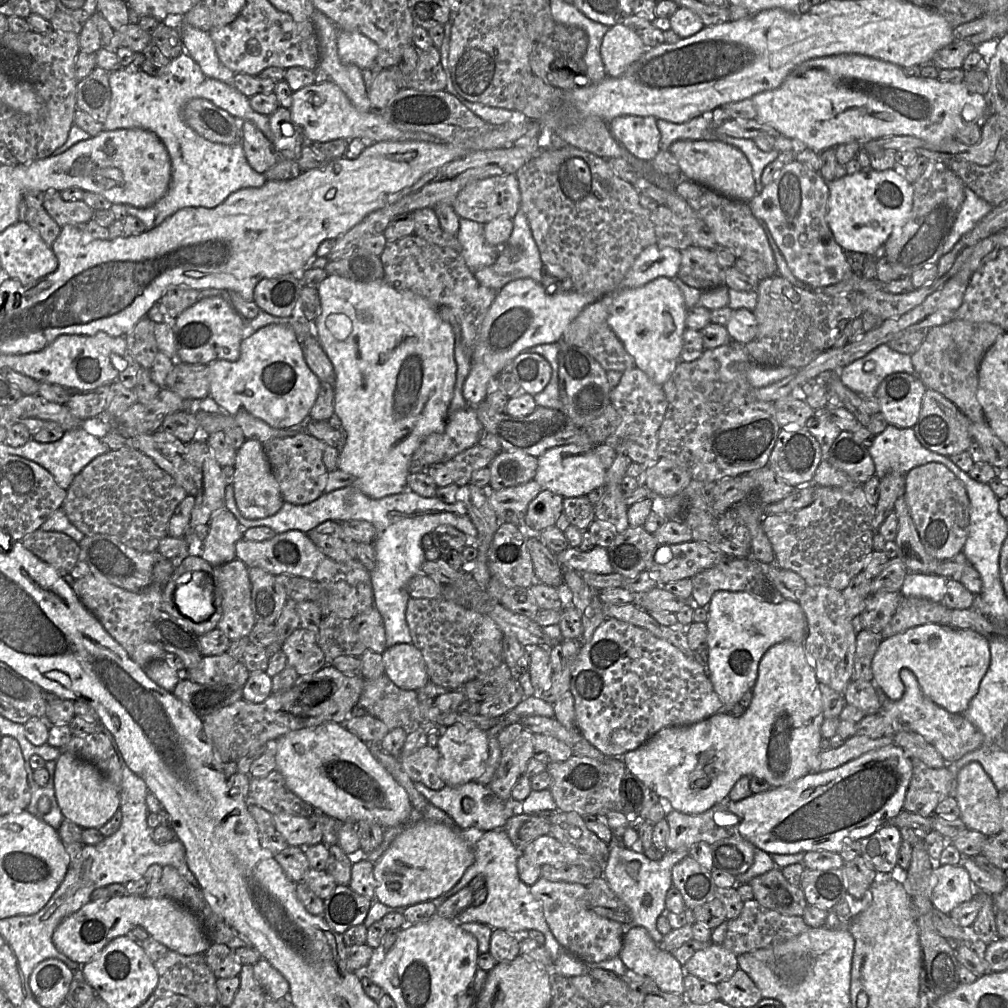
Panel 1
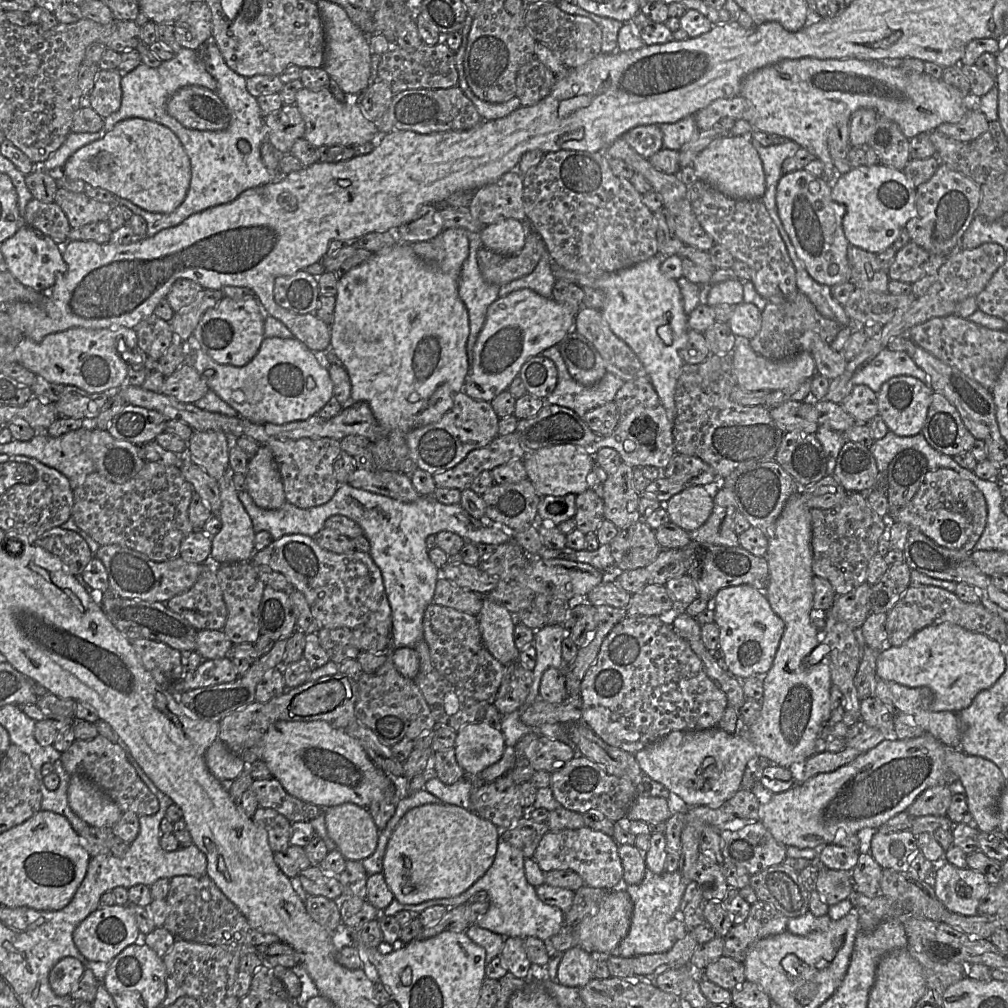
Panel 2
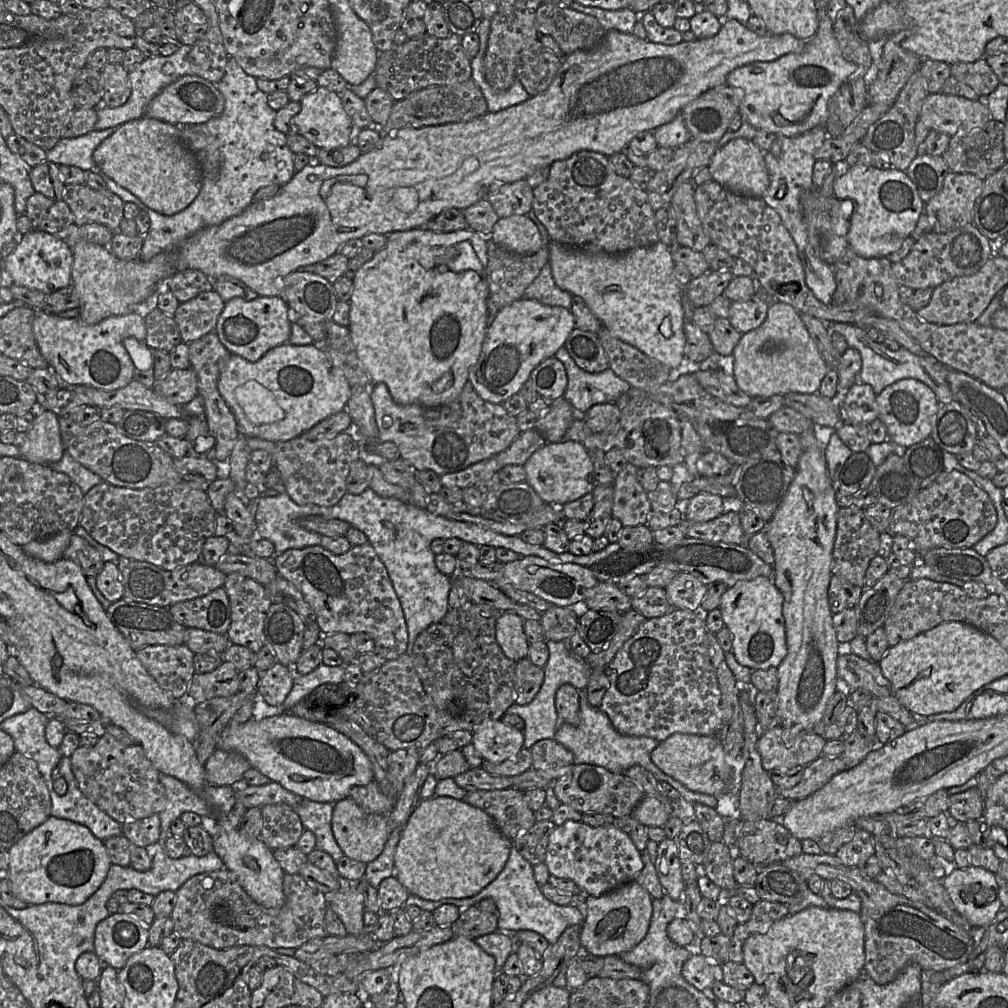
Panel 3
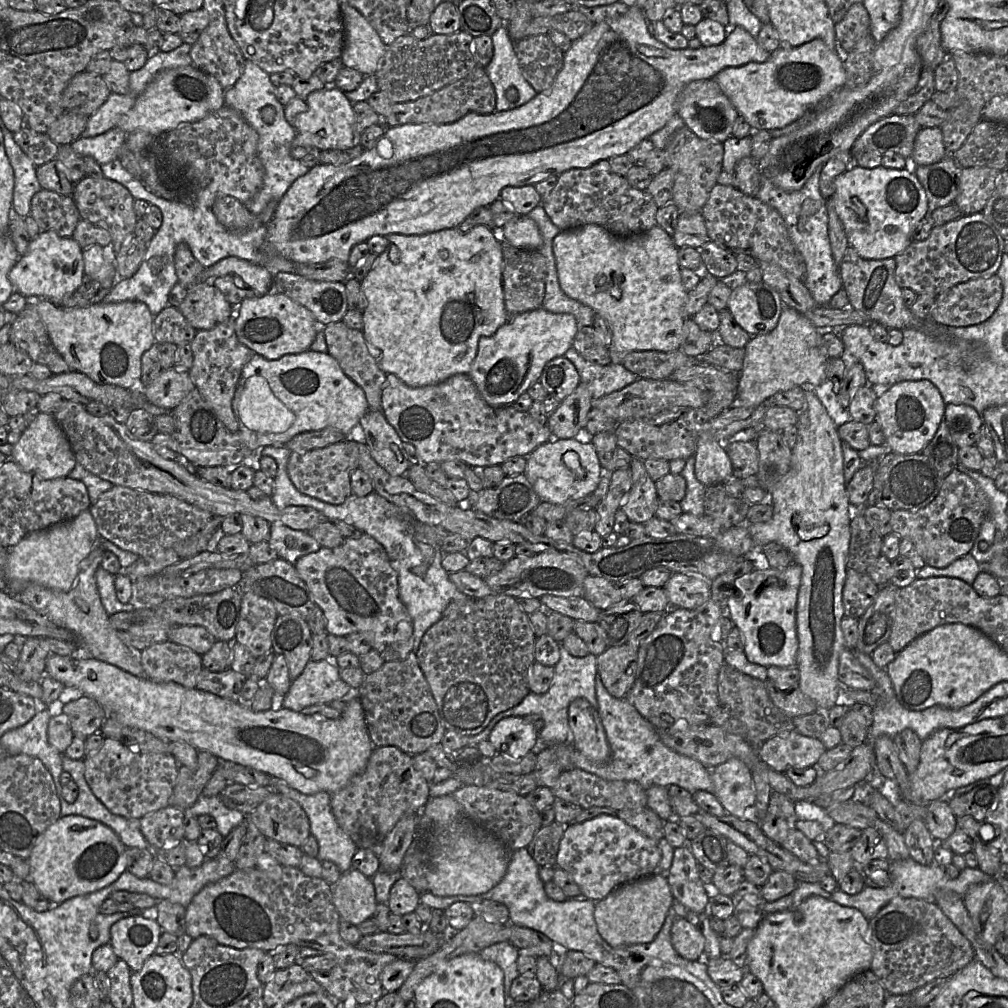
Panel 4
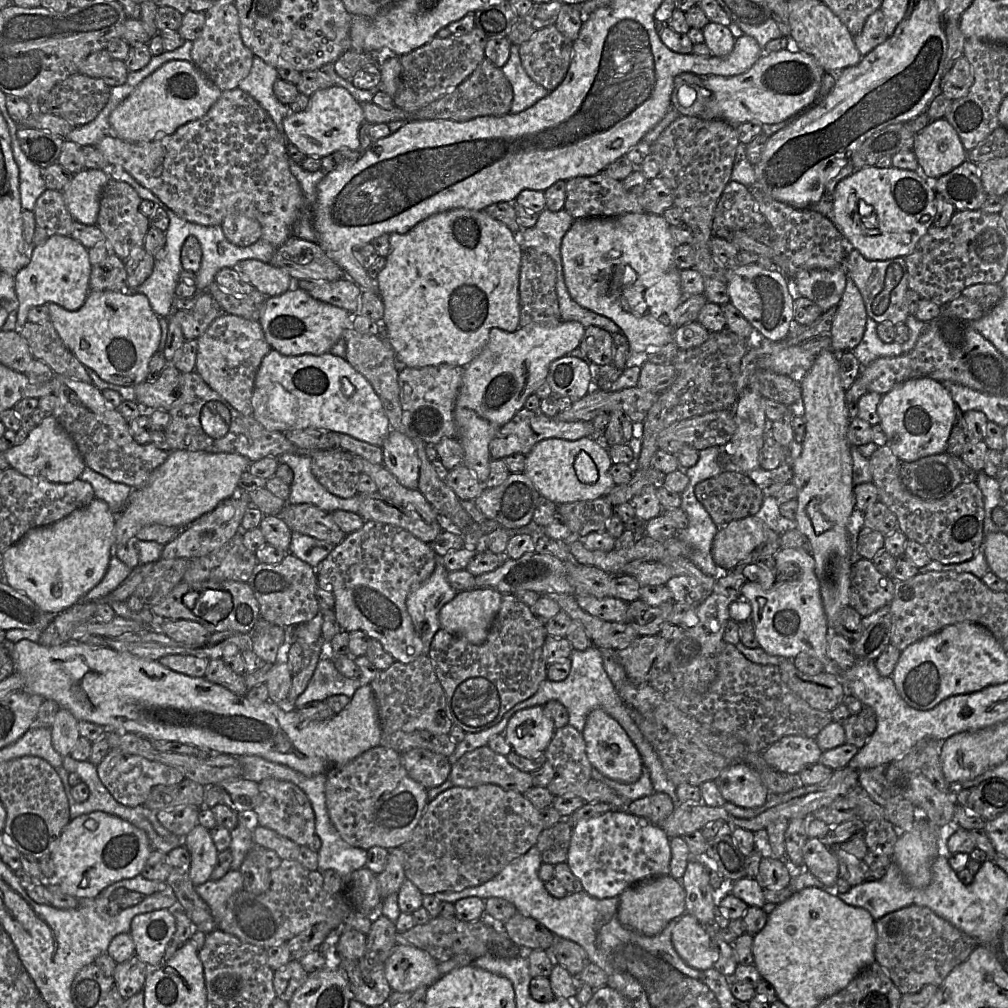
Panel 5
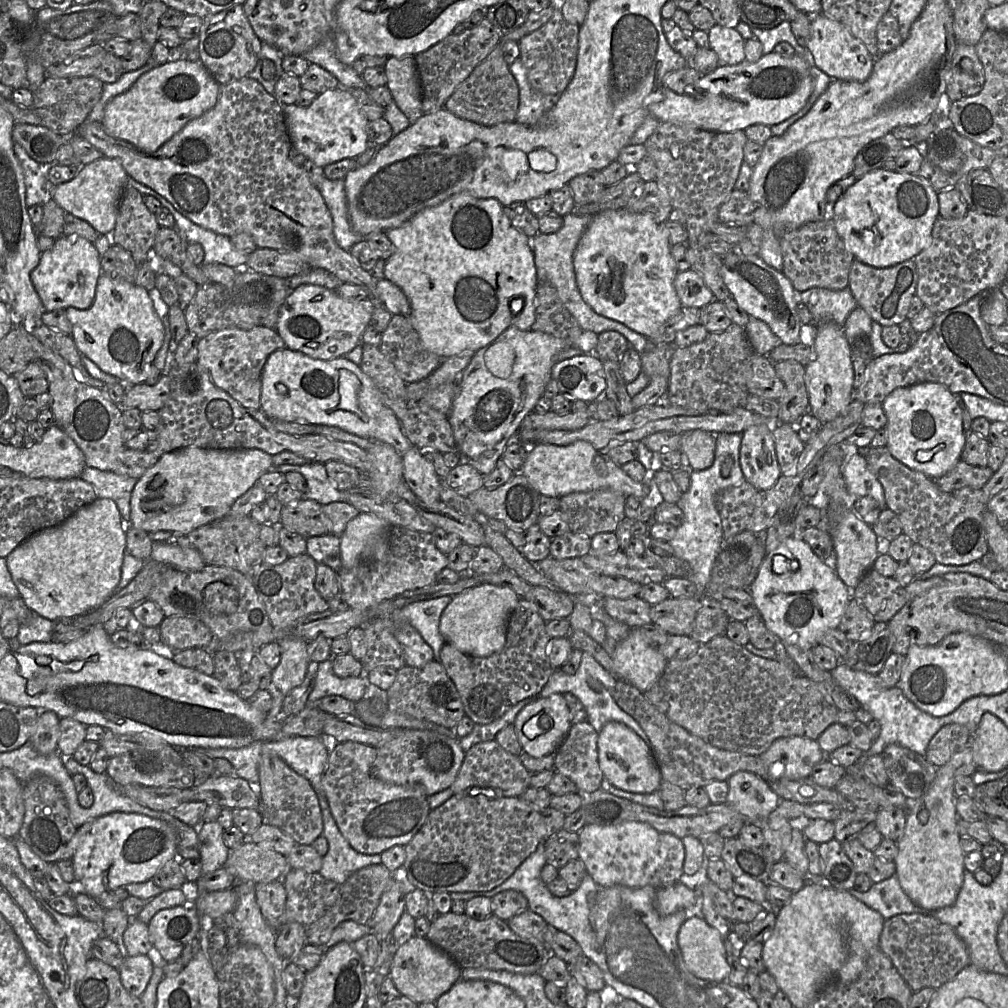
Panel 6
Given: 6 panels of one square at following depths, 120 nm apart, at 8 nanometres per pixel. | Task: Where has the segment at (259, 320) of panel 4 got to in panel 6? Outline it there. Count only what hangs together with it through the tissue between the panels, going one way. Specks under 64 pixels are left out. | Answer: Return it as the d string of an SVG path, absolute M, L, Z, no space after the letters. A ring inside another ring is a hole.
M306 284L293 289L279 309L276 331L285 342L285 347L300 351L312 358L332 360L344 357L362 343L362 334L370 325L373 306L369 301L348 301L335 290L323 286Z

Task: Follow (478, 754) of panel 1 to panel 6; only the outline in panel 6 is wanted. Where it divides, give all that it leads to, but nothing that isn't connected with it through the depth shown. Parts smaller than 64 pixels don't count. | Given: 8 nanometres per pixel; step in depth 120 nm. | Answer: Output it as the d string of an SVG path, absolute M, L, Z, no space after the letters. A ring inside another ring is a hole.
M561 693L538 698L526 705L513 723L523 751L535 758L554 754L566 738L571 726L571 715L566 700Z

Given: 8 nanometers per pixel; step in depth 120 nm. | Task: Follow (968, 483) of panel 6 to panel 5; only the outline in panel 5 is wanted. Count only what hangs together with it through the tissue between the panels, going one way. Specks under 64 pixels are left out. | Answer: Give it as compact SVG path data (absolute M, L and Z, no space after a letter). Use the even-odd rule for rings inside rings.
M947 453L899 464L902 484L911 494L926 501L941 499L962 483L975 482L977 474L961 457Z

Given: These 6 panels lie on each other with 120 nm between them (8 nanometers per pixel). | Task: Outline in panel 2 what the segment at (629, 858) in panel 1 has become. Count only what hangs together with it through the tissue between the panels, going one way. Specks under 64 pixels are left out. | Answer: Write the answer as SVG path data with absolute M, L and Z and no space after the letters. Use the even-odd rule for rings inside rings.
M646 870L641 883L637 885L623 884L633 902L631 925L627 936L620 942L612 955L632 957L643 954L662 953L669 951L676 940L666 932L667 923L680 910L680 903L685 893L687 881L681 870L655 874Z

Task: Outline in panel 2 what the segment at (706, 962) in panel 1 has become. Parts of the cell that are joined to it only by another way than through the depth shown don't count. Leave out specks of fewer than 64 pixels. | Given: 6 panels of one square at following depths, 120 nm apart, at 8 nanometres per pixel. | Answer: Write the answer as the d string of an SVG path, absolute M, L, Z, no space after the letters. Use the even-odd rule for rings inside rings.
M725 955L707 965L701 974L714 984L730 991L746 980L744 963Z

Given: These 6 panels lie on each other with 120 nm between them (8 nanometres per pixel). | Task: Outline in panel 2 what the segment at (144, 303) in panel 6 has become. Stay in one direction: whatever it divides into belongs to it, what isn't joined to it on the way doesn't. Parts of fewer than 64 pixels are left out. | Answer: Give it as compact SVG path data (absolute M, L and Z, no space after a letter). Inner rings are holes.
M127 327L70 328L51 333L39 343L24 337L15 348L16 363L52 383L73 385L90 393L104 392L126 384L128 365L117 351L120 339L130 353L138 353L136 331Z

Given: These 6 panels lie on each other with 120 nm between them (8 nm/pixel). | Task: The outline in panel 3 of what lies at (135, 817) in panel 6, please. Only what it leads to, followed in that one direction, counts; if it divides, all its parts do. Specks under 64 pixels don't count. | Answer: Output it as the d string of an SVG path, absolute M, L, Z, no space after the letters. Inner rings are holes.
M49 816L41 825L34 828L31 832L22 837L13 846L8 849L9 853L9 867L7 870L7 881L9 883L10 892L19 898L20 900L26 902L29 905L42 905L46 903L60 903L70 906L76 906L85 903L102 885L104 882L112 862L109 858L107 850L103 844L103 841L97 839L92 832L84 825L78 824L76 822L56 818L54 816Z

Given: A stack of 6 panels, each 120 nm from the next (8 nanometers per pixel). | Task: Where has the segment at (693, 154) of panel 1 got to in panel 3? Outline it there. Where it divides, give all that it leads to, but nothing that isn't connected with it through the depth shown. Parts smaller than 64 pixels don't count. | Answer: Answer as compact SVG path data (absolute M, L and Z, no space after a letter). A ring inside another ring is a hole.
M735 138L718 148L708 164L712 180L744 197L762 198L769 187L769 175L762 151L752 140Z

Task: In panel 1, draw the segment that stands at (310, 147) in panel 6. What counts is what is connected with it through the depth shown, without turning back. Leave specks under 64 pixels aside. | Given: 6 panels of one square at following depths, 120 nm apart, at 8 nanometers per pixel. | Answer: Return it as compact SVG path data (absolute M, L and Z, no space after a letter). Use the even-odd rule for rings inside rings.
M331 80L318 81L293 92L289 109L292 120L302 129L306 142L309 143L335 139L350 141L355 138L374 142L439 141L436 137L424 132L401 130L389 123L382 115L376 115L370 111L358 111L344 92Z

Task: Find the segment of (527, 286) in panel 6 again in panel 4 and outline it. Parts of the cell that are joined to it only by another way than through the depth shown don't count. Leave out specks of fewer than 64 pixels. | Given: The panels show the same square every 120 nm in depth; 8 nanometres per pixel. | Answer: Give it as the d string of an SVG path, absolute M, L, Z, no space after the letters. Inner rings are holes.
M477 225L468 231L460 231L456 228L448 228L421 235L387 235L388 247L378 255L376 263L367 276L360 282L363 293L367 298L367 307L362 312L364 327L363 335L369 344L369 350L378 360L378 365L386 374L394 374L410 387L423 387L439 384L455 374L468 374L472 362L477 356L478 344L481 337L489 337L509 321L504 304L502 284L502 239L499 230Z

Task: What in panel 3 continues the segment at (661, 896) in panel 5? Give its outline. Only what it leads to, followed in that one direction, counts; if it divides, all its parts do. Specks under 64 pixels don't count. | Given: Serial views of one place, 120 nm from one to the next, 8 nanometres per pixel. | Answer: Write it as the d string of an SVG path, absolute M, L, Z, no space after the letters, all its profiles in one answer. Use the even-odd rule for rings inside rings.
M636 881L628 882L599 897L585 896L585 919L580 932L582 950L600 957L619 956L632 950L648 932L652 901L649 892Z

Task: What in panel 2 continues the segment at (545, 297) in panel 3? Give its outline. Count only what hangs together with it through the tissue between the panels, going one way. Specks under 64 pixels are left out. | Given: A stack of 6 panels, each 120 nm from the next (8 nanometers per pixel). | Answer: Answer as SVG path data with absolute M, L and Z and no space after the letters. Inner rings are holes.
M547 251L543 253L535 269L528 275L518 278L500 287L499 297L513 291L528 288L545 298L552 298L556 281L553 274L553 263Z

